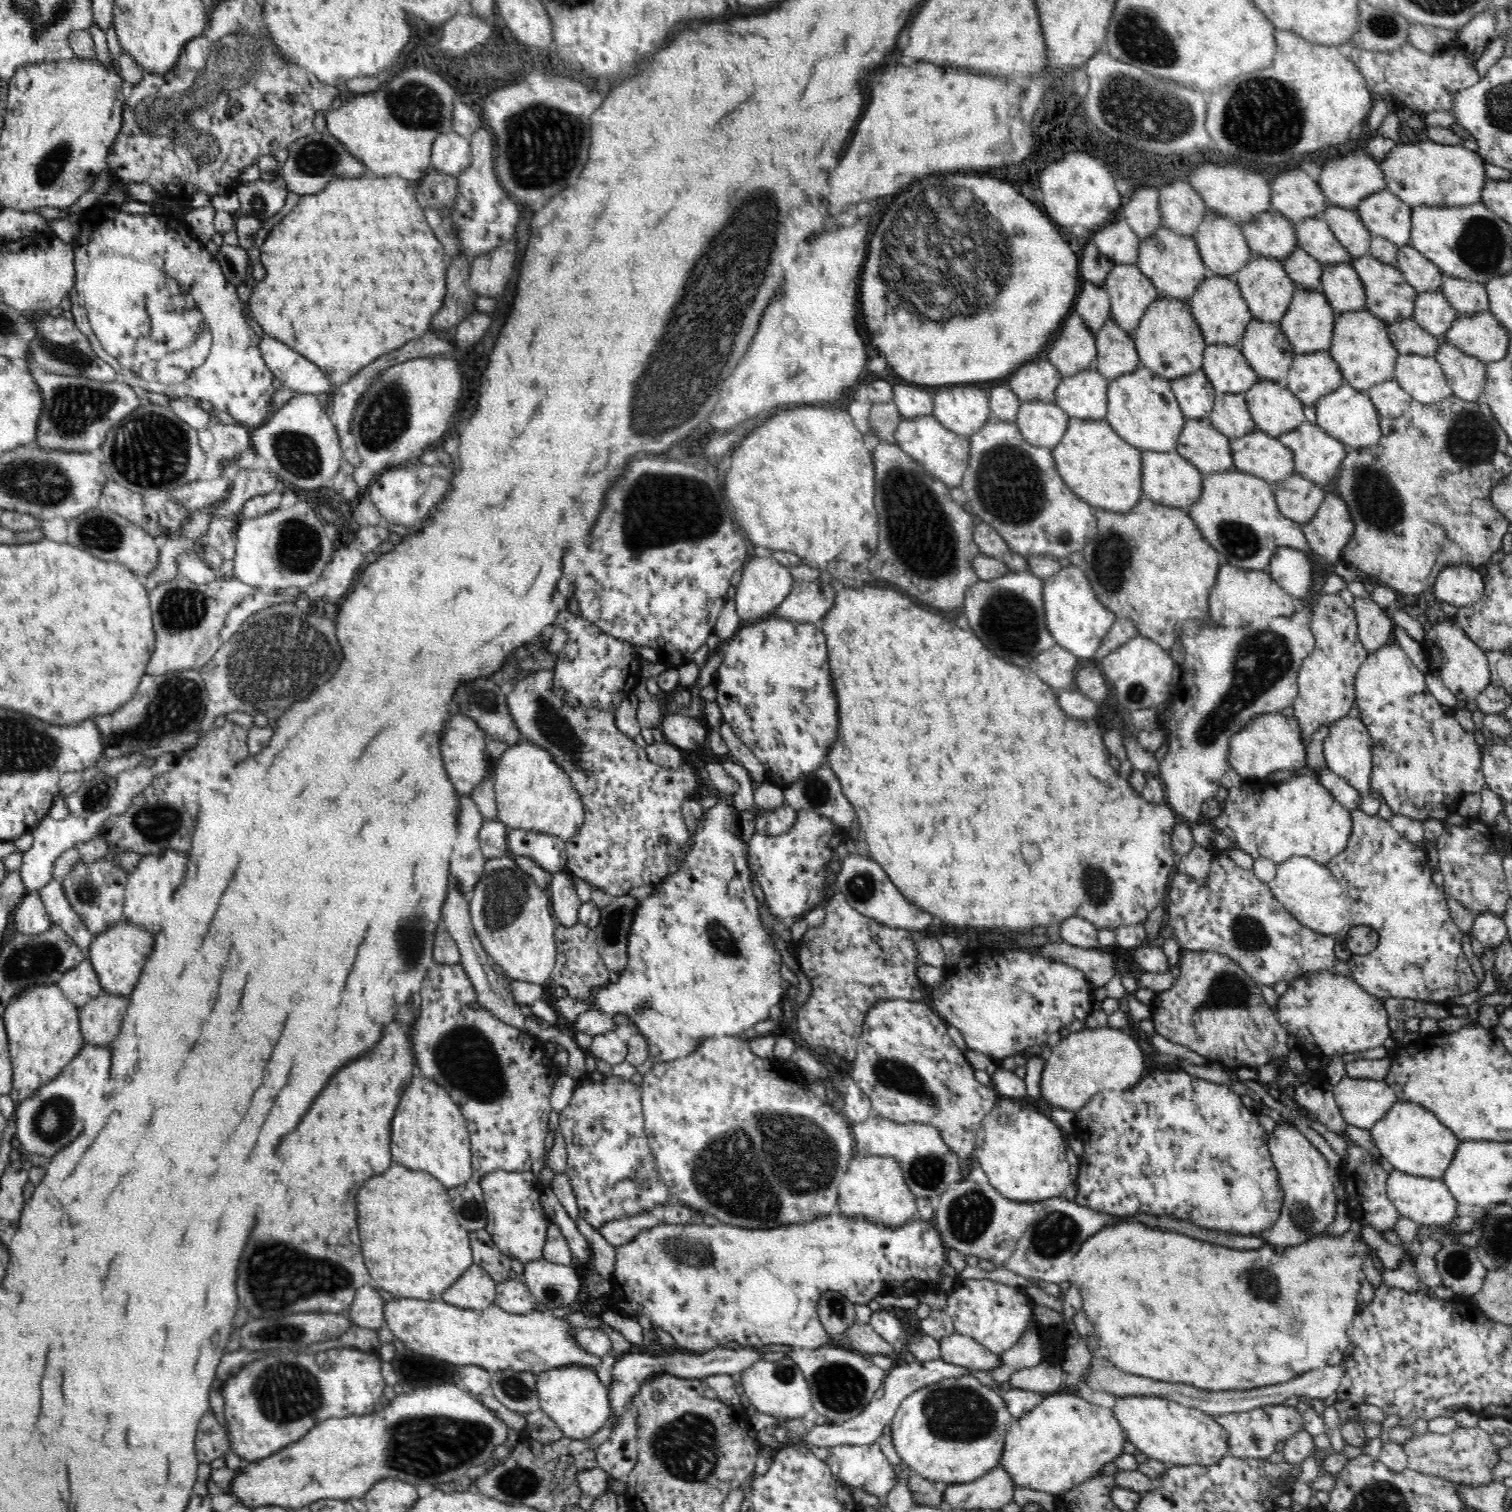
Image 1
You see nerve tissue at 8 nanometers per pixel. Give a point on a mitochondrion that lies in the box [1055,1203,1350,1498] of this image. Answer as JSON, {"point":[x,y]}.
{"point":[1262,1282]}

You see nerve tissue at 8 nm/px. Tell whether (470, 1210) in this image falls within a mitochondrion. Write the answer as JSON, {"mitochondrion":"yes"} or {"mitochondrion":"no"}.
{"mitochondrion":"yes"}

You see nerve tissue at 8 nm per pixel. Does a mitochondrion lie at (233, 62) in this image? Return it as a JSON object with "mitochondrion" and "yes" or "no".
{"mitochondrion":"yes"}

